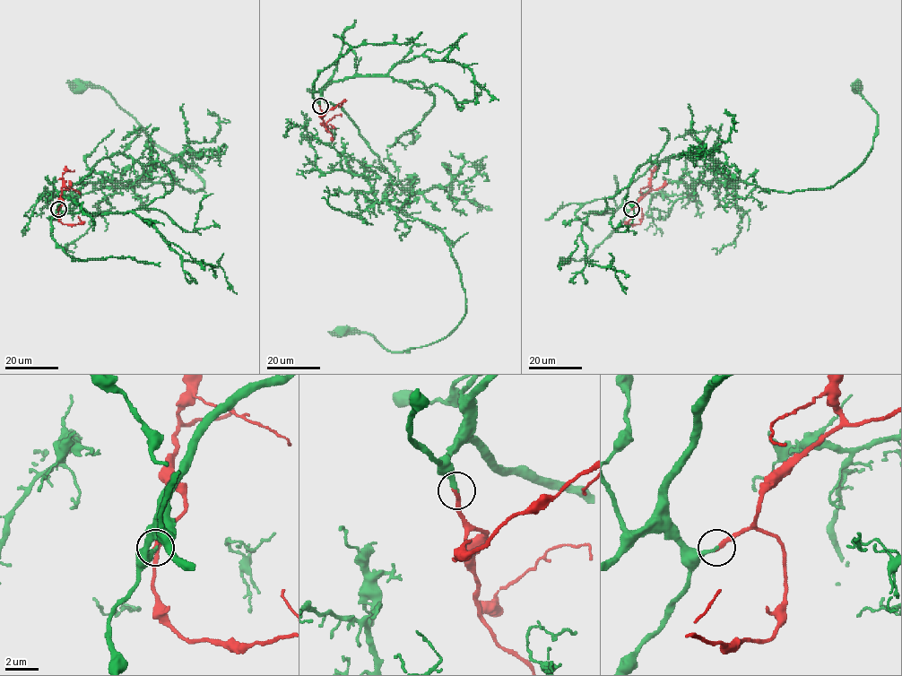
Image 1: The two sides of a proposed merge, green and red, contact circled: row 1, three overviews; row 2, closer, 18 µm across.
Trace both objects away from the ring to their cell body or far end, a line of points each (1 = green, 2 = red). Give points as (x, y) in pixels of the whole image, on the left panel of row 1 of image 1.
1: (57, 209), (68, 188), (117, 152), (133, 160), (122, 171), (125, 186), (203, 188), (108, 92), (78, 88)
2: (57, 209), (59, 206), (57, 219), (63, 223), (81, 223), (78, 216)

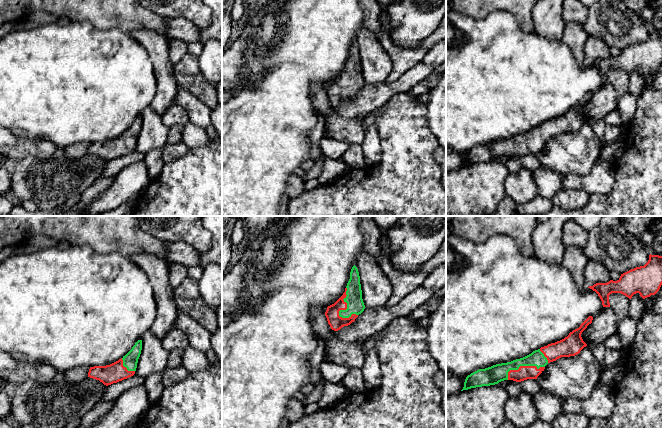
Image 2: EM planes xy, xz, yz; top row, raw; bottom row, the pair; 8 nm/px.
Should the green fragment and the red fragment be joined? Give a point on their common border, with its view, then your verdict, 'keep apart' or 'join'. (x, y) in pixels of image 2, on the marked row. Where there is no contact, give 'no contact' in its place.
meets green in xz at (347, 305); keep apart

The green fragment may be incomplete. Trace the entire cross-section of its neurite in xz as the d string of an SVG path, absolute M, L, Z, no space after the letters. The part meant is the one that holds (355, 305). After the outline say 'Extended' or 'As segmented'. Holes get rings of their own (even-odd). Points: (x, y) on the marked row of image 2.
M355 265L351 269L350 279L346 288L347 296L343 300L347 303L347 309L339 311L339 316L342 318L349 318L352 314L359 315L365 309L365 305L362 299L360 276Z. As segmented

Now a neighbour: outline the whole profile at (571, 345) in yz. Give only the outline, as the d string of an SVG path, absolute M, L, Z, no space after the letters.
M589 316L579 328L570 332L564 339L541 347L540 351L547 358L548 363L556 361L561 357L570 357L579 354L580 351L587 346L581 334L587 326L592 323L592 320L593 317Z

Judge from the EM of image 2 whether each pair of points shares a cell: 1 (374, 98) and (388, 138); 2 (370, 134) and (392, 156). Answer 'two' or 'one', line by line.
1: two
2: two

